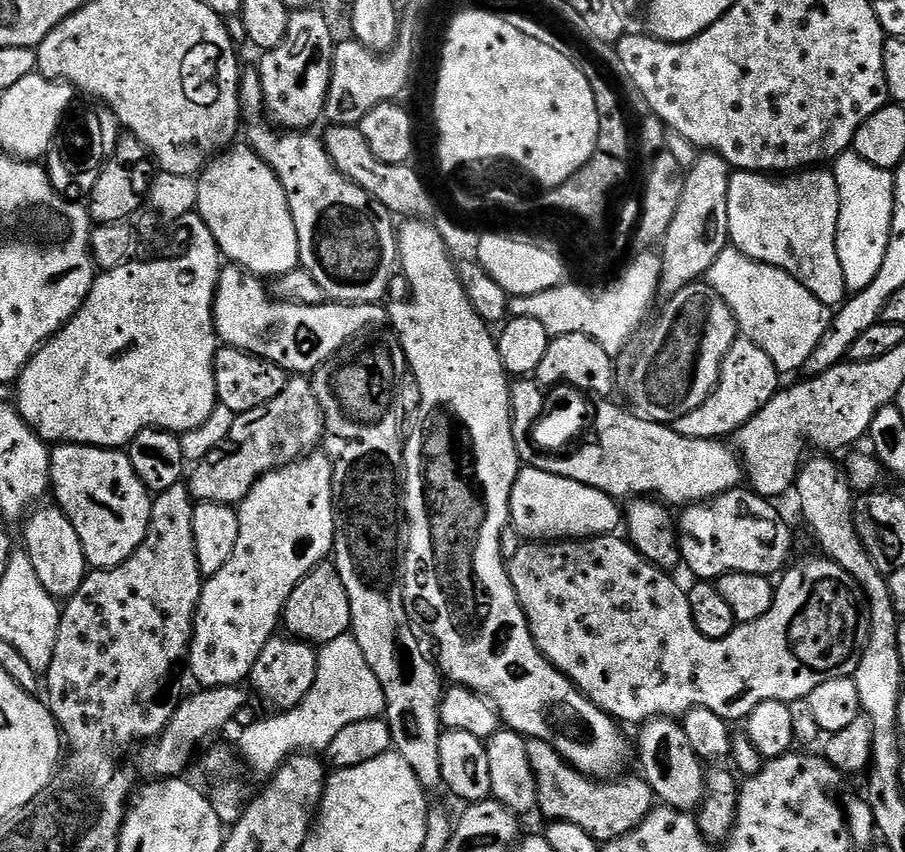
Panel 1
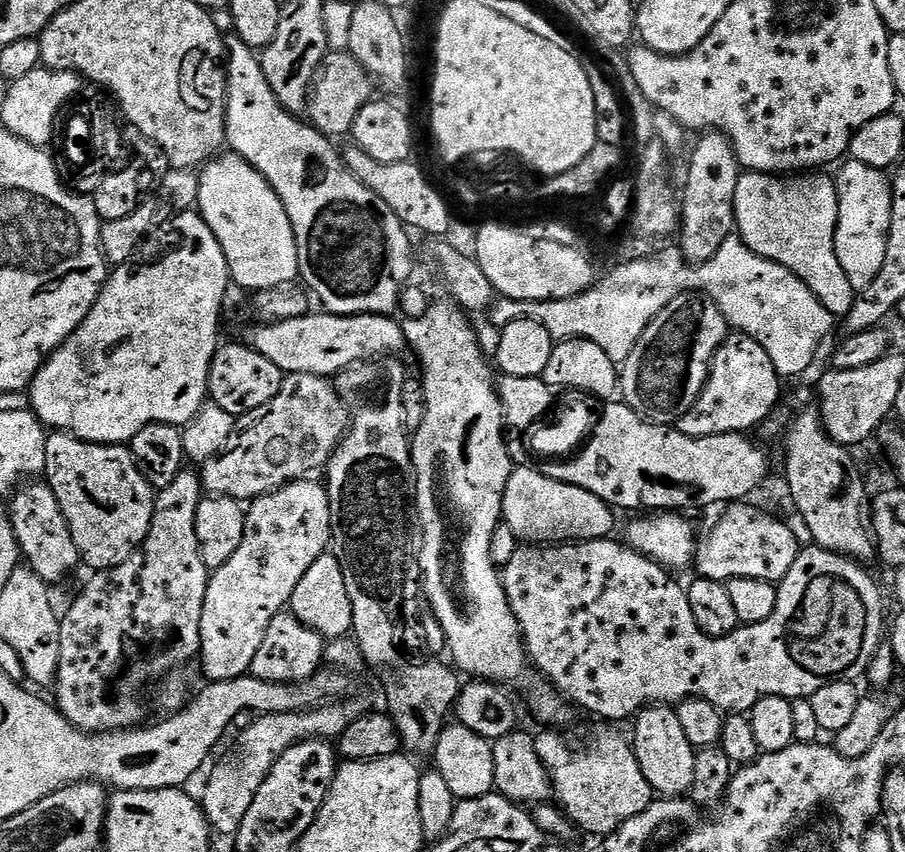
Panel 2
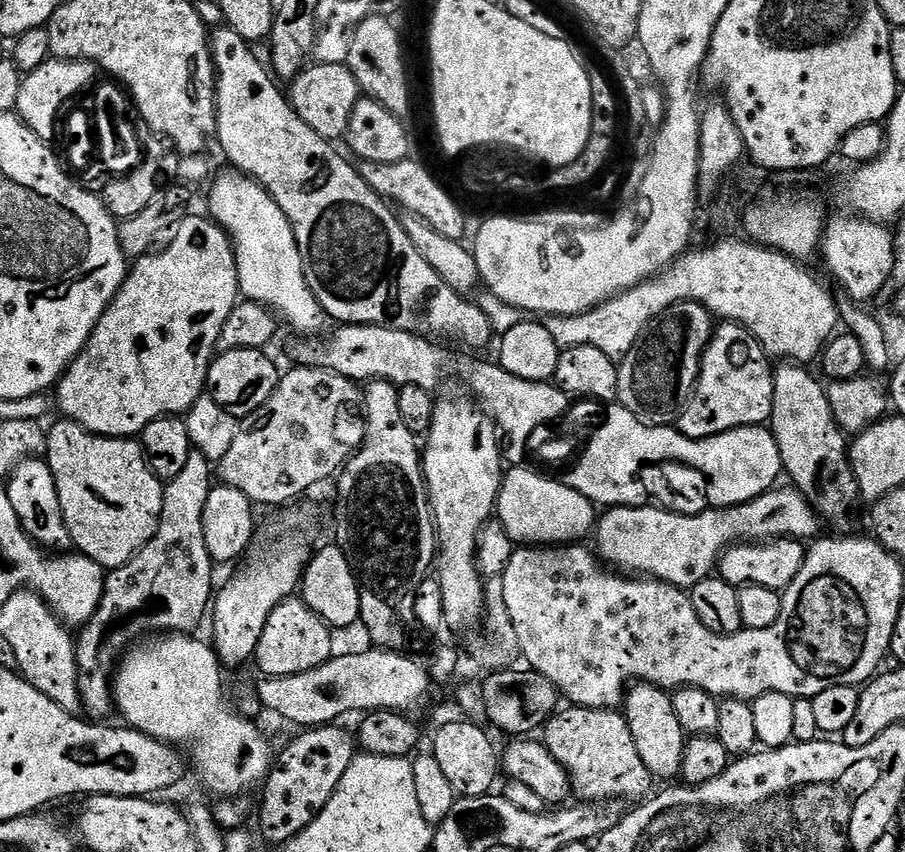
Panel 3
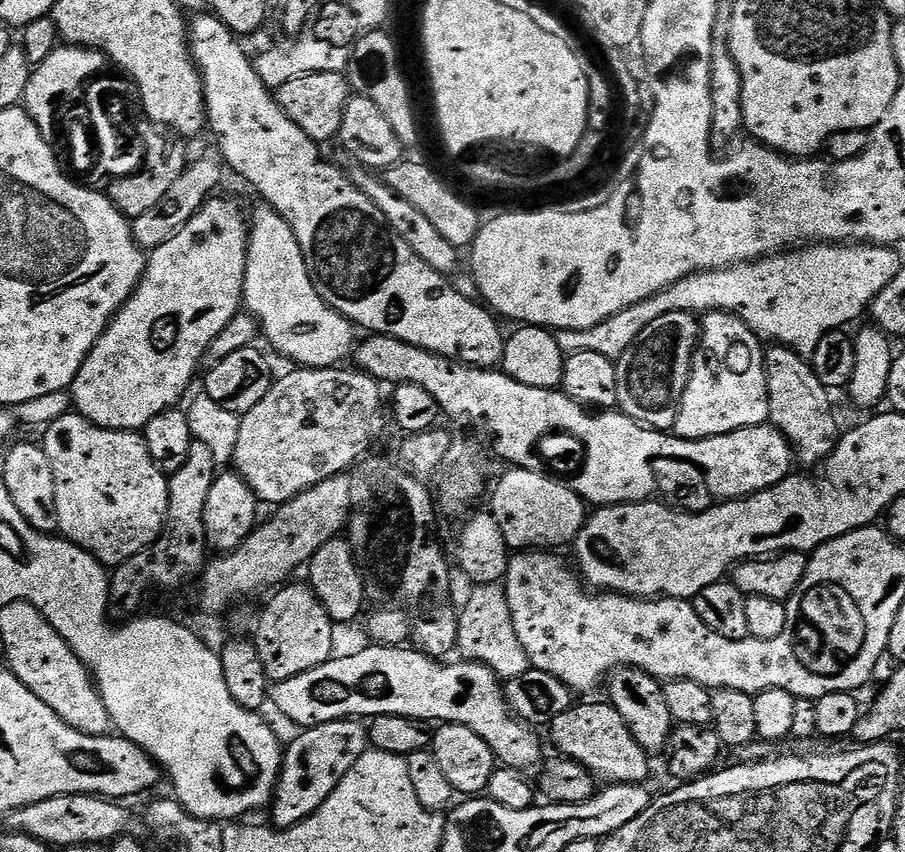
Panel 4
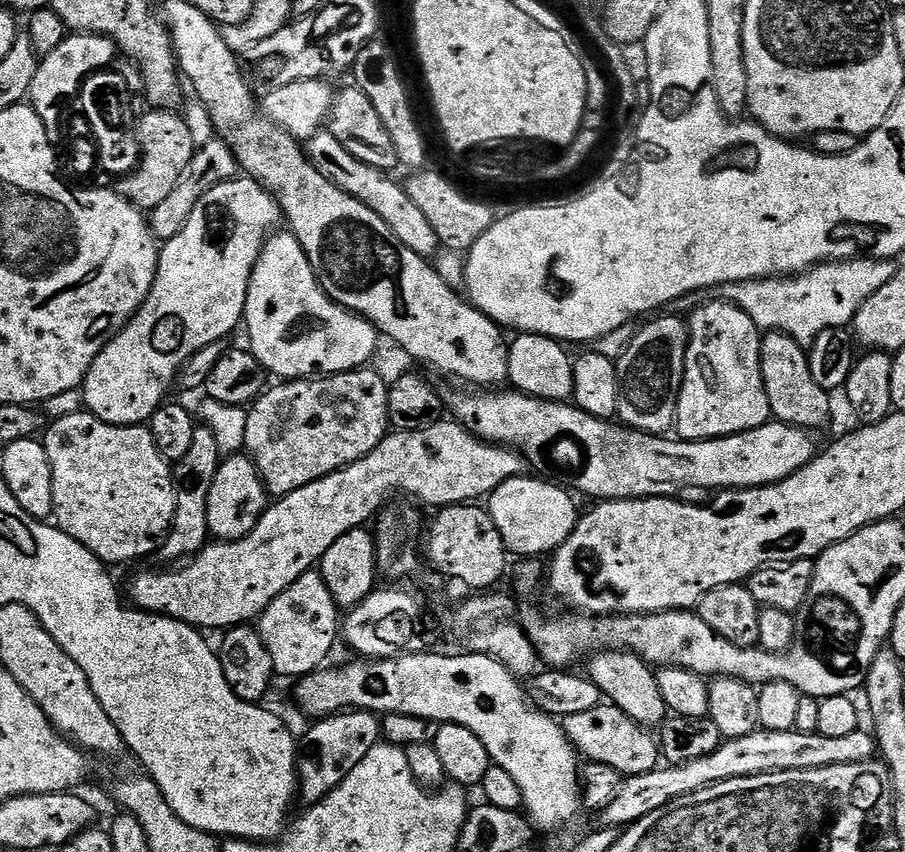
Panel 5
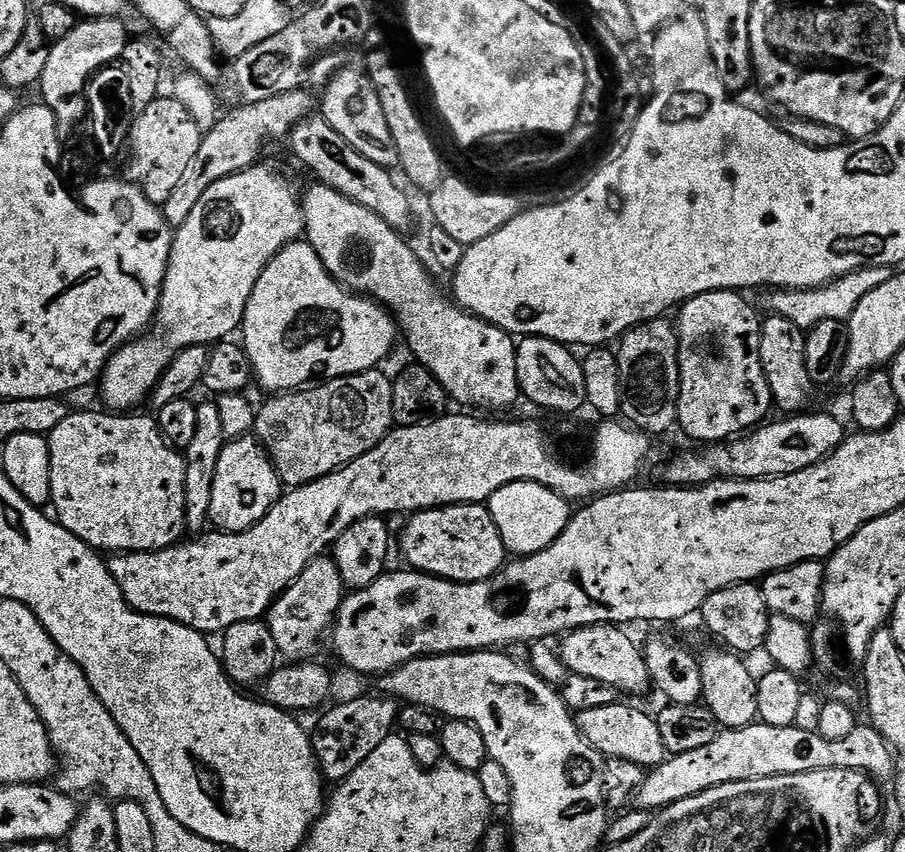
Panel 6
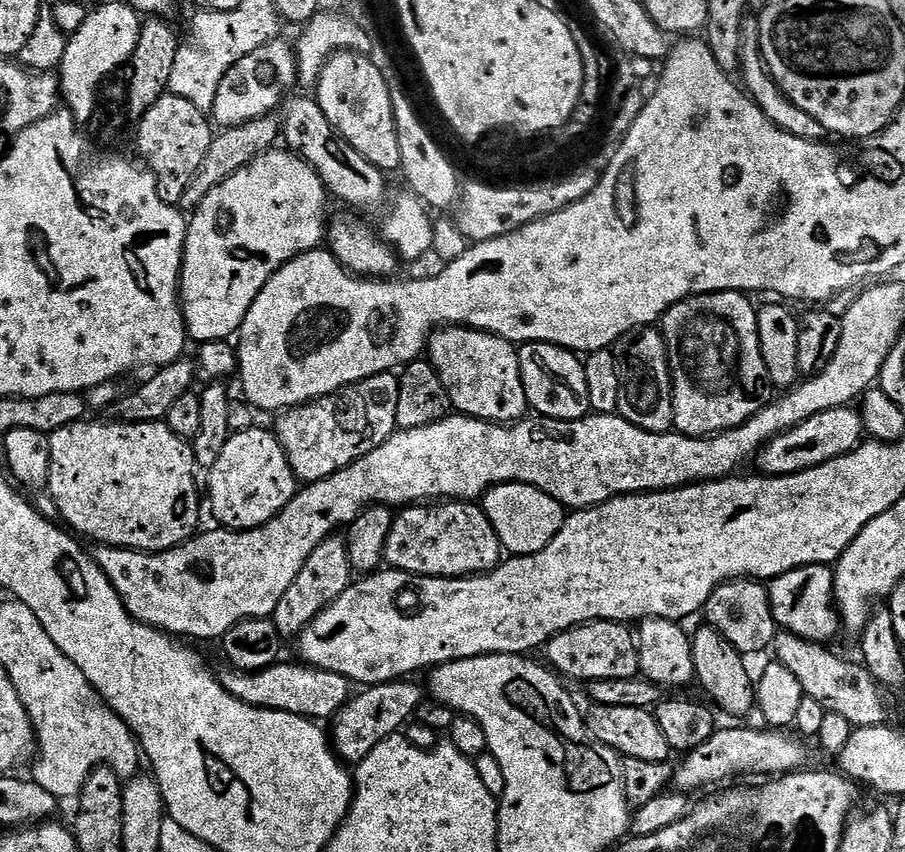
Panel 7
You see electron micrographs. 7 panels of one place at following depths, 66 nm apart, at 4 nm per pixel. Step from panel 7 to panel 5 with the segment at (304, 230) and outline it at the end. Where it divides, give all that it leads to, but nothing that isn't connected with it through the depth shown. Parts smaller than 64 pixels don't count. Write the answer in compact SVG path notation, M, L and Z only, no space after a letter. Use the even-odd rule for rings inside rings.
M251 178L224 180L202 194L198 206L194 206L194 214L190 214L190 222L174 238L163 241L154 286L146 302L133 314L132 321L105 344L102 354L94 358L82 385L84 408L114 426L147 425L160 405L169 399L168 391L177 383L184 363L198 354L202 346L223 341L223 336L241 327L252 271L270 230L281 220L280 203Z

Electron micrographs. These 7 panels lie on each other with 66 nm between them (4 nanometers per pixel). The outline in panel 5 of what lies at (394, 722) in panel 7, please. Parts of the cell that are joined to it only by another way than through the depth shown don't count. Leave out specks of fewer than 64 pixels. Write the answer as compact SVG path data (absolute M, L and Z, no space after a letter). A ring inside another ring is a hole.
M345 710L317 719L313 724L316 725L305 734L304 740L302 736L299 741L296 754L298 796L308 806L326 799L382 740L382 720L375 712Z

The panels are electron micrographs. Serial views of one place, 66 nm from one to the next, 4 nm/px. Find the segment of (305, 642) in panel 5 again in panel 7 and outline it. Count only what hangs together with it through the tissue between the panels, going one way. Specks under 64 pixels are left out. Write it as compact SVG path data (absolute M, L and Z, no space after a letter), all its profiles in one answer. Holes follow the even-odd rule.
M340 534L327 536L318 546L318 550L314 550L314 554L306 558L306 566L298 570L298 578L290 582L290 590L282 594L282 602L278 602L278 606L272 612L270 619L281 638L285 641L295 641L304 628L310 626L310 622L314 622L318 614L322 614L322 610L329 608L348 589L353 580L347 539Z

